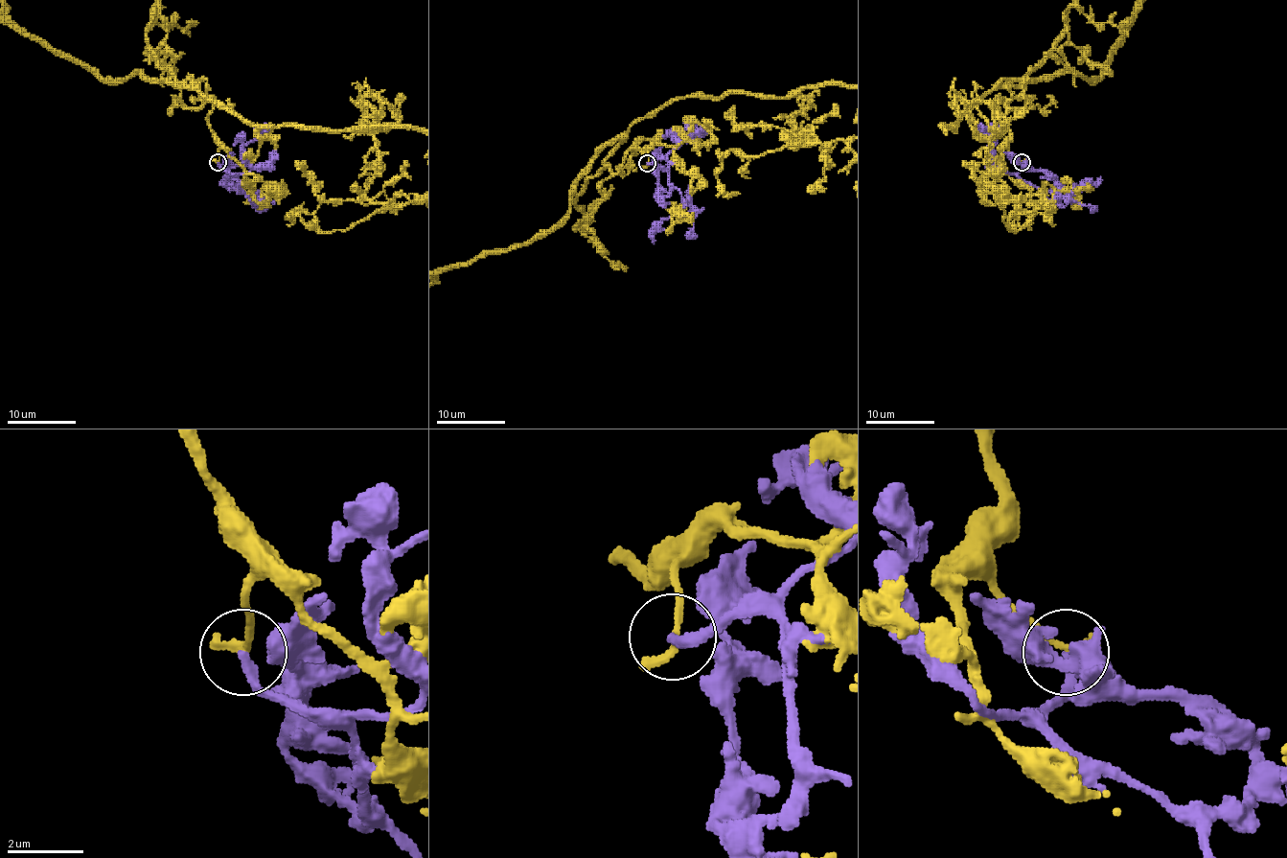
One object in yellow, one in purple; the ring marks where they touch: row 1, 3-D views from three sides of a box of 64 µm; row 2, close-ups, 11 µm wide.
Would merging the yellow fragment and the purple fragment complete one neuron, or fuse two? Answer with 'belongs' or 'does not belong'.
does not belong

